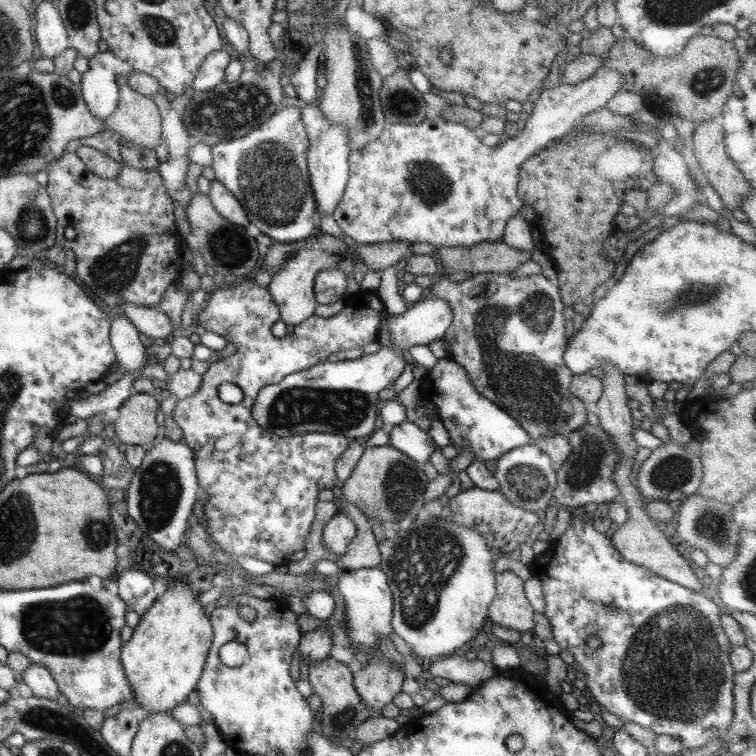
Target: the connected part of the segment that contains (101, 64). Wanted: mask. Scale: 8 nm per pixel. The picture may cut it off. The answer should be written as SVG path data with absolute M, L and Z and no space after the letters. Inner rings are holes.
M109 51L99 52L96 56L90 58L88 70L81 74L80 85L83 99L94 118L106 122L114 114L114 110L118 108L119 99L119 86L116 82L116 77L118 75L131 74L132 71L134 70L131 64L114 57L114 54Z

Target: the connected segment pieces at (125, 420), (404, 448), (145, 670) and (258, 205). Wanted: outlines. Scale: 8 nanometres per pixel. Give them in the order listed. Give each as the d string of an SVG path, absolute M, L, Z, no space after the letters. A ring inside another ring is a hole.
M137 393L130 395L119 408L120 416L115 421L115 433L127 446L150 446L158 434L156 412L161 404L153 393Z
M402 421L388 430L389 445L422 466L428 462L434 450L438 449L429 435L430 431L420 429L417 422Z
M178 576L178 578L170 579L170 582L166 585L166 593L162 597L158 597L152 608L146 611L146 614L141 617L138 625L133 628L132 638L123 643L121 648L121 663L123 664L128 682L133 689L133 699L136 700L136 702L138 702L141 706L141 717L155 714L156 712L169 713L176 705L187 701L190 694L192 694L194 690L197 690L198 679L203 675L203 668L205 667L205 662L209 653L208 649L211 647L213 639L213 628L211 622L209 621L209 617L204 614L204 608L199 602L199 596L193 594L191 588L188 584L186 584L186 580L182 576Z
M286 107L277 111L262 127L254 129L243 137L218 142L211 146L215 179L221 182L239 200L246 211L249 221L257 226L262 234L281 243L308 240L318 229L312 218L317 212L312 199L310 175L307 169L309 138L302 123L301 110L298 107Z

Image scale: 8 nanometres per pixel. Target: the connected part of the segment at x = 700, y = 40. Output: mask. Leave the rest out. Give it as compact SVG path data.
M695 35L686 44L682 53L673 58L662 58L636 45L630 38L616 40L616 45L604 55L605 67L622 73L621 92L635 92L650 103L662 105L672 102L672 112L688 120L710 122L721 120L726 99L732 94L741 67L740 57L733 42L722 38Z

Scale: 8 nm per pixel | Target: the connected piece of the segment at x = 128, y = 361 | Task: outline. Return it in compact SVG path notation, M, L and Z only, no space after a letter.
M124 313L111 320L109 337L116 353L116 366L126 369L124 375L139 371L147 358L147 348L140 341L136 325Z

